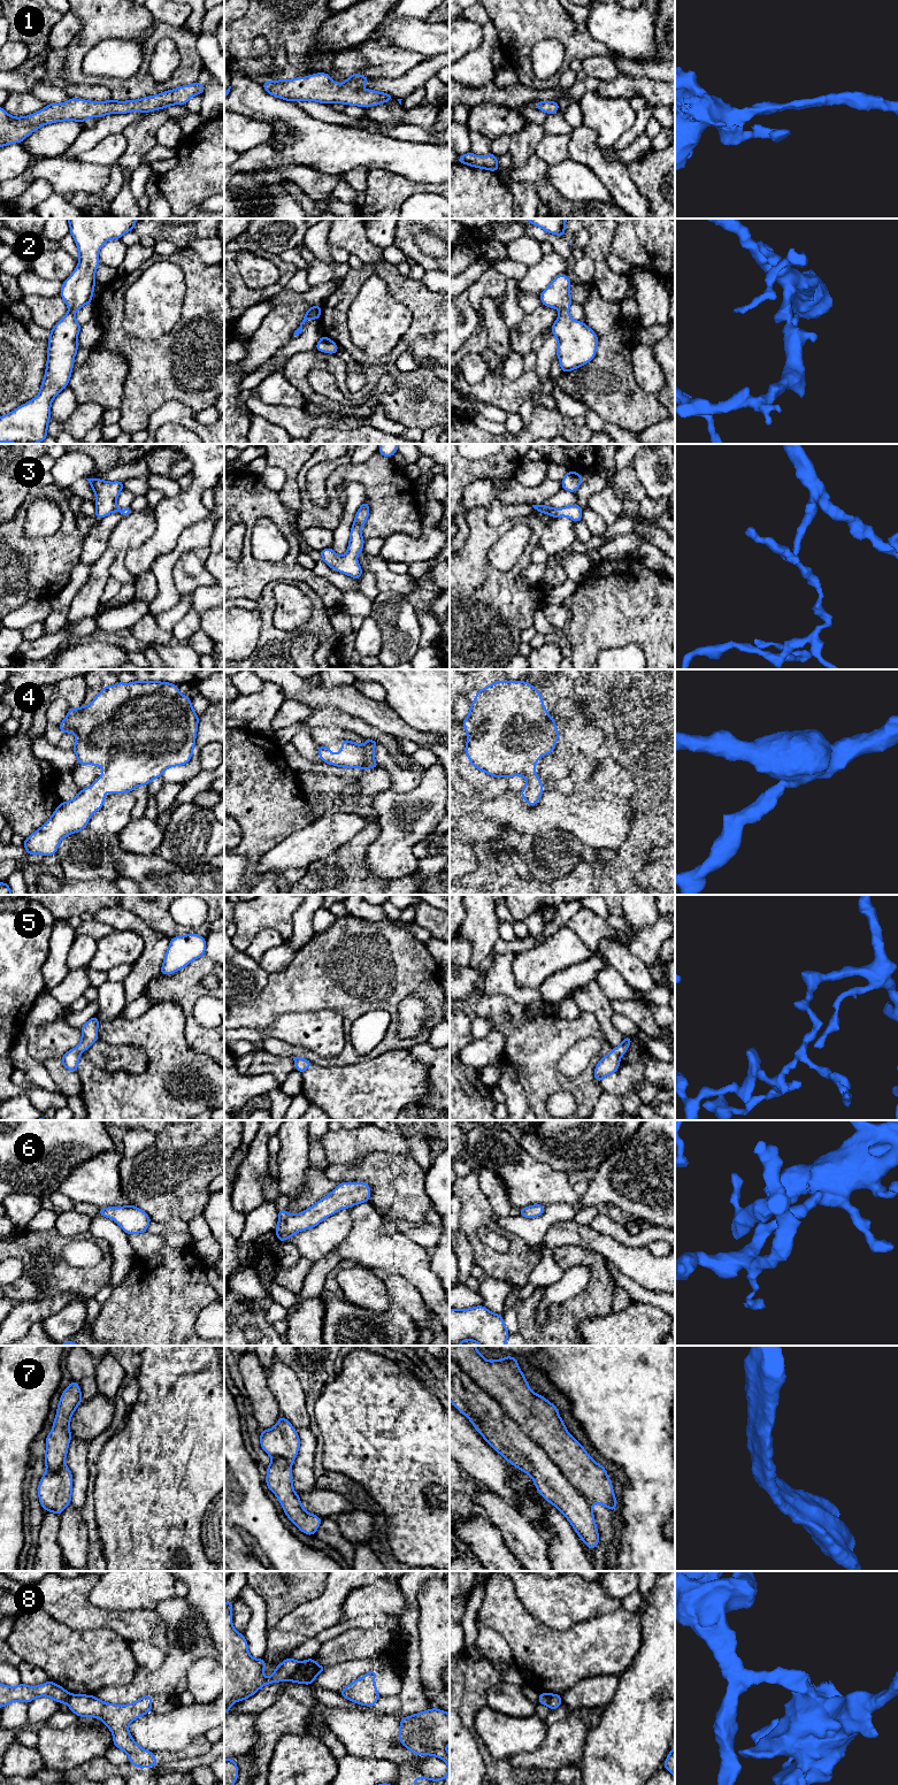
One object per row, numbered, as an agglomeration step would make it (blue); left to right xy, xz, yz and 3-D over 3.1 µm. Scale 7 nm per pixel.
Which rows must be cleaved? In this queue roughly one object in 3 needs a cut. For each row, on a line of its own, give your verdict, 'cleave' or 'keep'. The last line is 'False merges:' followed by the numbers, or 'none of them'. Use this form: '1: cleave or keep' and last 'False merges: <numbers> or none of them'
1: keep
2: keep
3: keep
4: keep
5: keep
6: keep
7: keep
8: cleave
False merges: 8

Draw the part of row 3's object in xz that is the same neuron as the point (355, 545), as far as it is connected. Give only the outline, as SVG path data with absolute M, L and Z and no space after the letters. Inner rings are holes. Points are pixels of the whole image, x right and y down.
M364 500L354 518L346 554L337 556L332 547L323 549L320 551L322 560L330 568L333 568L336 572L344 573L356 580L360 580L362 575L362 568L359 565L356 557L363 549L364 538L362 537L361 529L366 523L368 516L369 503Z

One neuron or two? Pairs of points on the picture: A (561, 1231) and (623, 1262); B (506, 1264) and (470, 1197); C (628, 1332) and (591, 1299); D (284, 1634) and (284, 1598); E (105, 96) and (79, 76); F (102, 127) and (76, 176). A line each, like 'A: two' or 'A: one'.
A: one
B: one
C: two
D: two
E: two
F: two

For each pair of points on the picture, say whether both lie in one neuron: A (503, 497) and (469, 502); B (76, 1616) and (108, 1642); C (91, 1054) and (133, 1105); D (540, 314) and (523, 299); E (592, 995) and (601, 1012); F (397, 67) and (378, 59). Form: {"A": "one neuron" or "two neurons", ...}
{"A": "one neuron", "B": "two neurons", "C": "two neurons", "D": "two neurons", "E": "one neuron", "F": "one neuron"}

